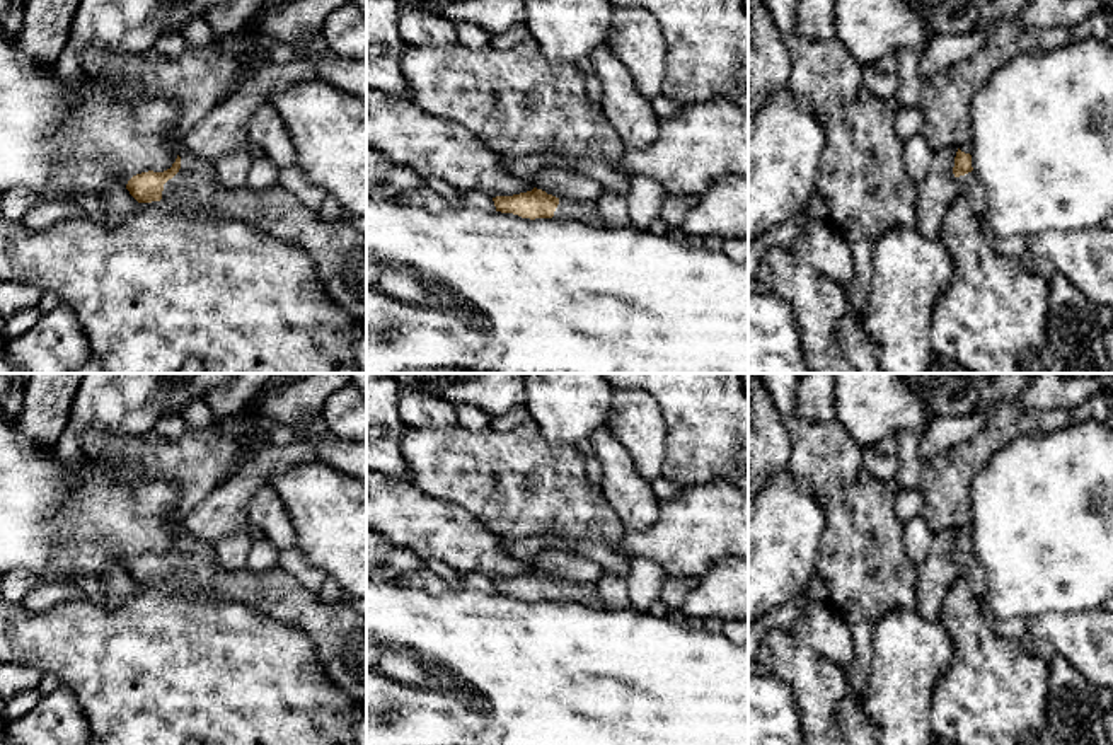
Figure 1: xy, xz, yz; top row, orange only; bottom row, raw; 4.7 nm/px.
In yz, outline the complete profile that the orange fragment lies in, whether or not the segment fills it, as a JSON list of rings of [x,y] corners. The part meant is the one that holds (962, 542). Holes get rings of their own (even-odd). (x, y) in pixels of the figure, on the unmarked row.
[[[972,525],[960,527],[956,539],[954,539],[954,549],[953,556],[956,559],[960,575],[965,576],[970,581],[972,592],[978,600],[983,600],[987,592],[987,580],[985,580],[985,569],[973,556],[972,549]]]

